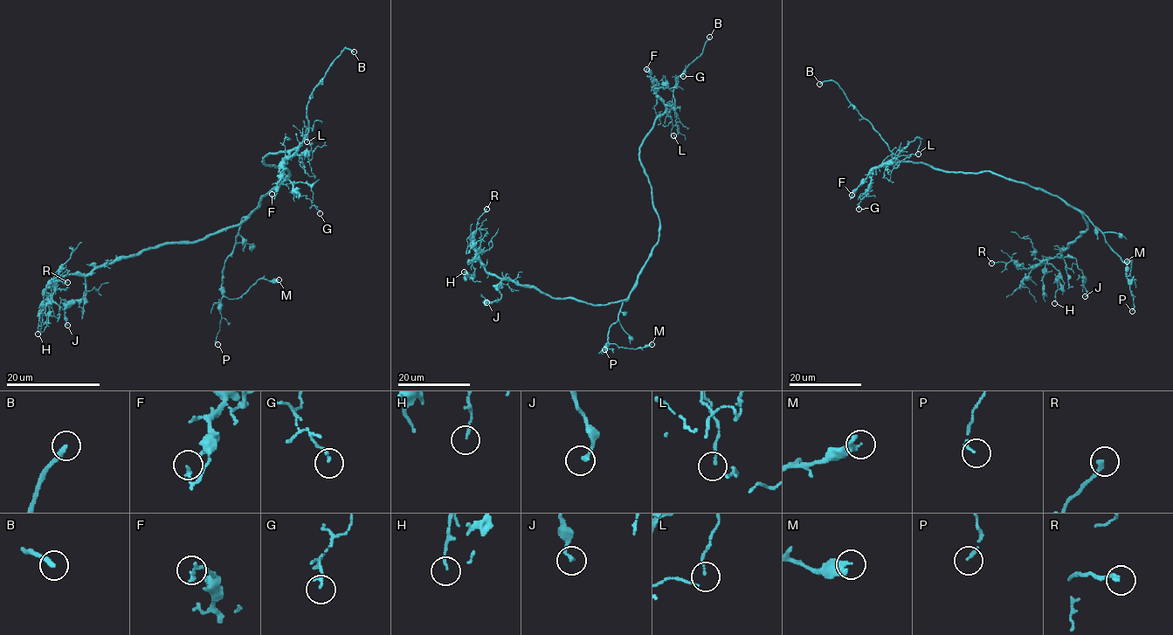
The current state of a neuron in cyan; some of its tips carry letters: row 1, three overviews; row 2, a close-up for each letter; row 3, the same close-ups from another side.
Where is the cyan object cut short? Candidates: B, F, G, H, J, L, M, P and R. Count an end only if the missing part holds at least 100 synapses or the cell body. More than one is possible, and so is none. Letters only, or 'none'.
B

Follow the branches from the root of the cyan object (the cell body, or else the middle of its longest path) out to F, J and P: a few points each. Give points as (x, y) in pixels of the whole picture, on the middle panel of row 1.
F: (648, 257), (658, 240), (658, 217), (639, 158), (639, 146), (654, 120), (665, 112), (665, 106), (646, 69)
J: (648, 257), (631, 293), (617, 302), (592, 305), (550, 298), (507, 279), (498, 286), (501, 298), (486, 302)
P: (648, 257), (637, 284), (622, 303), (617, 320), (610, 327), (607, 348), (604, 349)

